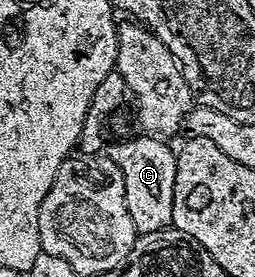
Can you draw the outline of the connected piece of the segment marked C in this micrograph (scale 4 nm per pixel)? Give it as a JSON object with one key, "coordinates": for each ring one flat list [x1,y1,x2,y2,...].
{"coordinates":[[160,136,140,137,142,138,132,138,129,142,116,142,113,146,111,143,106,150,109,160,120,169,119,181,122,183,126,208,130,208,130,220,134,220,137,235,167,230,172,226,176,175,173,147,168,147,169,143]]}

